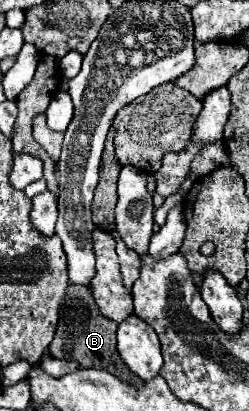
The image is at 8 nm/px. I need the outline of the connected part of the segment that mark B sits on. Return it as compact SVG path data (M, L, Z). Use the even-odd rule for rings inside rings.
M61 304L59 306L59 324L55 338L49 346L49 354L53 358L65 358L65 360L77 360L81 368L103 368L115 376L121 374L121 380L141 386L143 382L133 376L125 364L121 362L117 350L115 350L115 332L117 322L103 316L97 308L97 304Z

